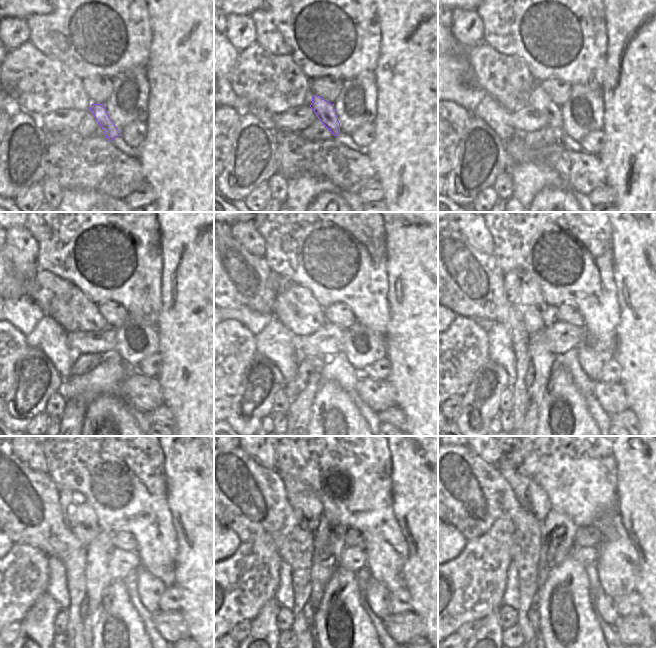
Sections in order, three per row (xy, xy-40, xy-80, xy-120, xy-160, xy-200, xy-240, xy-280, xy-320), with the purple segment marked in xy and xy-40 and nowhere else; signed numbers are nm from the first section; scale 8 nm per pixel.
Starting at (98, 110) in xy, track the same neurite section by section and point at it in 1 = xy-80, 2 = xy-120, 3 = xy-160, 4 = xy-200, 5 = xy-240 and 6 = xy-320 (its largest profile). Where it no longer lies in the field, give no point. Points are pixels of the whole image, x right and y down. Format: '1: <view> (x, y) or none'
1: xy-80 (538, 99)
2: xy-120 (79, 314)
3: xy-160 (298, 310)
4: xy-200 (523, 292)
5: xy-240 (79, 516)
6: xy-320 (530, 495)

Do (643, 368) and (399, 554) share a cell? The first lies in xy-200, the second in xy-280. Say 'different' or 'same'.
different

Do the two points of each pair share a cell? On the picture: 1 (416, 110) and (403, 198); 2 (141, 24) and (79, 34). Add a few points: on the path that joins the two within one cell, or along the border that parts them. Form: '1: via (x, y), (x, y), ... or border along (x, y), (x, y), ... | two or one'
1: via (416, 132), (416, 176) | one
2: via (126, 20), (118, 12), (111, 12), (94, 29) | one

